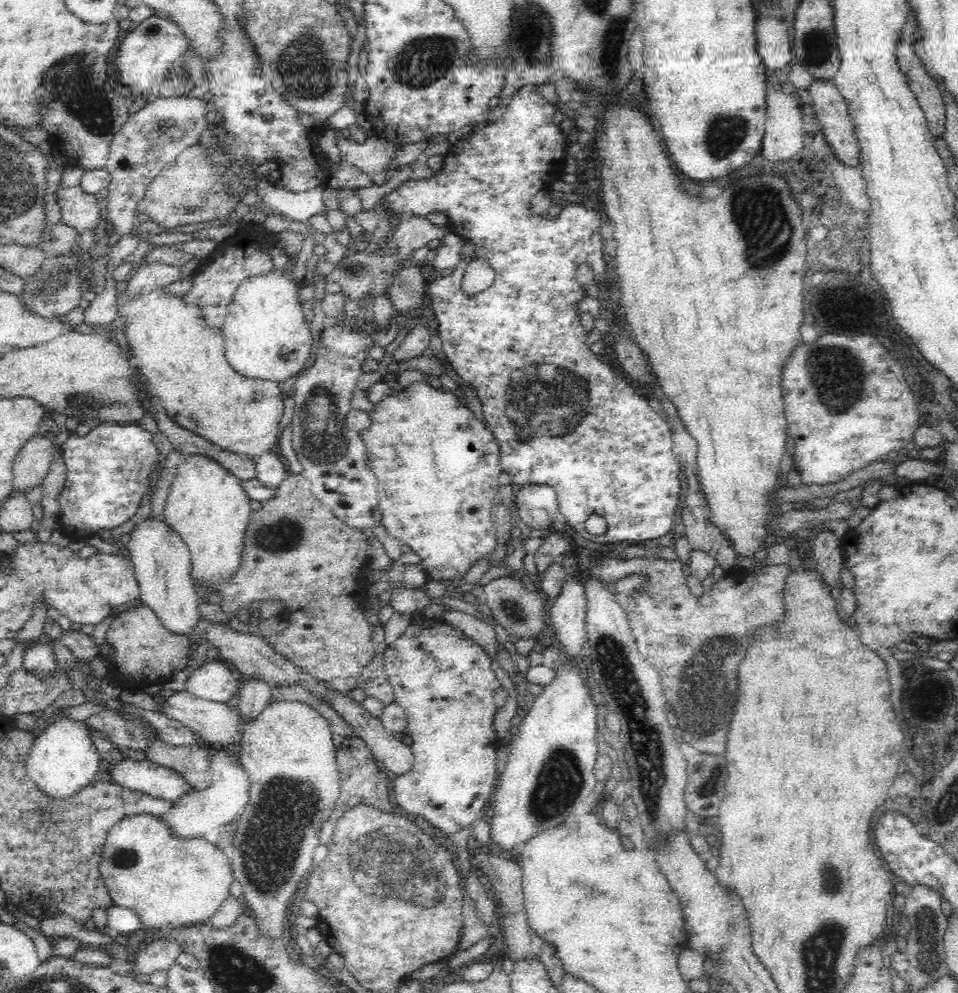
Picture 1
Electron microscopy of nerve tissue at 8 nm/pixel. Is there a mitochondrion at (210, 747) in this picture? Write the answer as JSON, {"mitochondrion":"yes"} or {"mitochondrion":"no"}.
{"mitochondrion":"no"}

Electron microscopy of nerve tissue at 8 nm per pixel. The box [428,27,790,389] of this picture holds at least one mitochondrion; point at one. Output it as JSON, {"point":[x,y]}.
{"point":[726,134]}

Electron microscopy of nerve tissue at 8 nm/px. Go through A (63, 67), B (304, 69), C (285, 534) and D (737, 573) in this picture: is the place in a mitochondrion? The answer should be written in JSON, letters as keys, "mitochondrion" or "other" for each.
{"A":"mitochondrion","B":"mitochondrion","C":"mitochondrion","D":"other"}

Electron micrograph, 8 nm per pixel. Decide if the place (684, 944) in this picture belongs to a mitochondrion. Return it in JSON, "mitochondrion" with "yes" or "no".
{"mitochondrion":"no"}

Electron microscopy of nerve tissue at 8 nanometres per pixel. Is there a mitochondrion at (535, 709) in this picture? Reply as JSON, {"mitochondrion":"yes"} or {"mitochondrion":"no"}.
{"mitochondrion":"no"}

